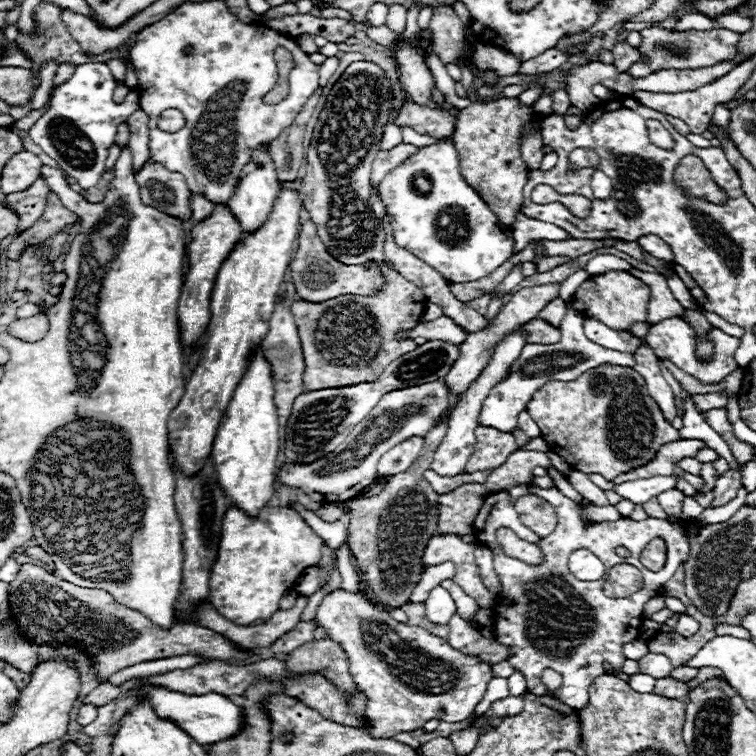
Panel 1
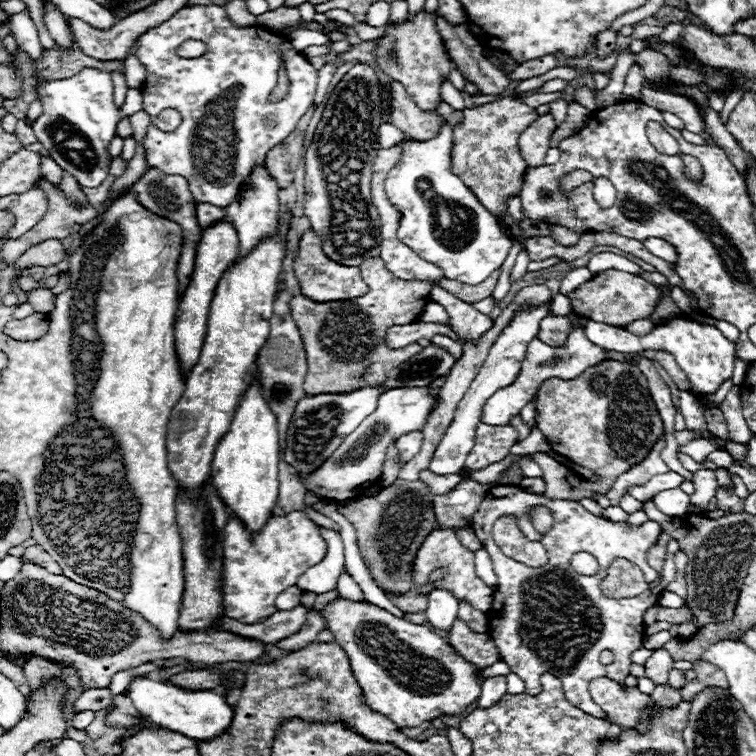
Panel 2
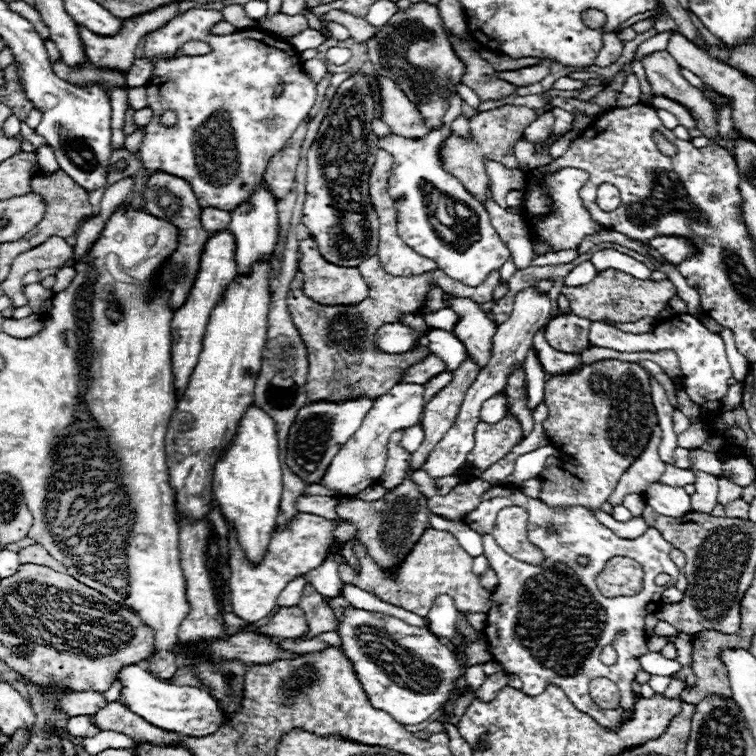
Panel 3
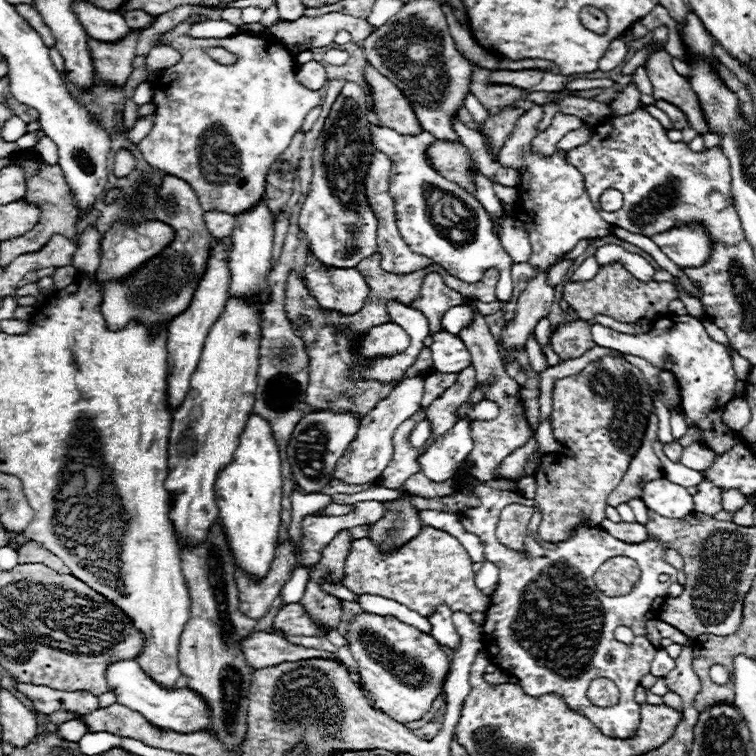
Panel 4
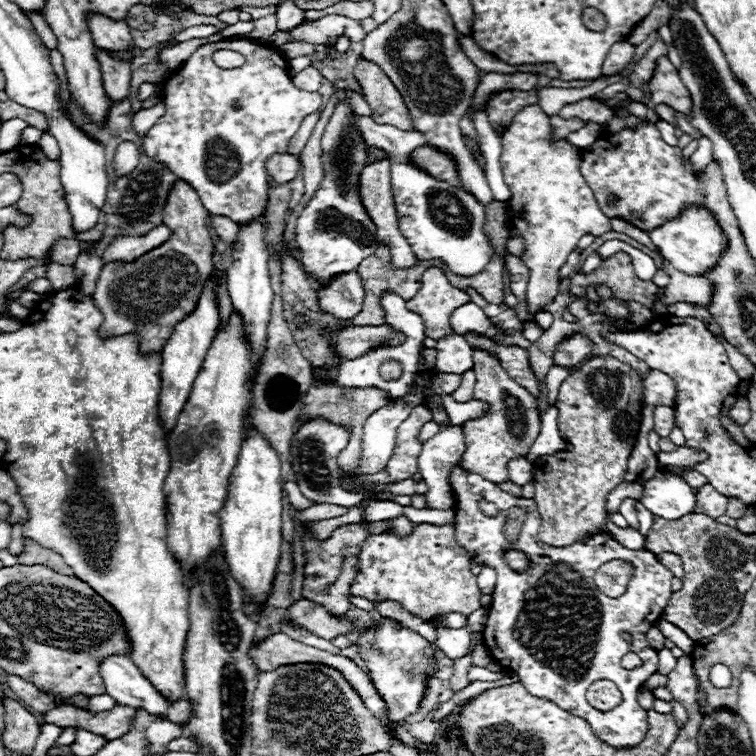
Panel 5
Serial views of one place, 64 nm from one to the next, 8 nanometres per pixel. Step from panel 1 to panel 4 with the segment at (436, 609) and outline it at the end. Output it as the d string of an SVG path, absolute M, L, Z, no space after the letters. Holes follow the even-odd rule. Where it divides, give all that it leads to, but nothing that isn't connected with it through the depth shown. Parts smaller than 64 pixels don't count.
M442 604L428 620L432 624L434 640L438 640L438 644L448 650L456 650L460 644L460 636L452 624L452 610L446 604Z

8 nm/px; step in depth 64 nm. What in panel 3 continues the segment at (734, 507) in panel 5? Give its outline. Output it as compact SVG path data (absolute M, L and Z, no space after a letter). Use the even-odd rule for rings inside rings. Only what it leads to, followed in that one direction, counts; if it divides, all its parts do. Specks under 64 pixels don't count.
M721 477L718 479L719 495L718 502L725 506L729 502L742 497L742 488L731 480Z

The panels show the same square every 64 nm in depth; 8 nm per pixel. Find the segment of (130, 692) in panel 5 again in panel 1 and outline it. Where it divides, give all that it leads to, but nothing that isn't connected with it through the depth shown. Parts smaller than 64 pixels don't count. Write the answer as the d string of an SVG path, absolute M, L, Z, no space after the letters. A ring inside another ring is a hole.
M152 684L148 686L148 690L142 690L138 694L142 694L144 698L150 700L150 704L158 716L178 724L188 736L192 736L202 746L226 740L242 728L242 708L232 704L224 694L208 692L208 694L196 696L196 694L182 694L182 692L174 692L174 690L168 690L162 686L152 686Z

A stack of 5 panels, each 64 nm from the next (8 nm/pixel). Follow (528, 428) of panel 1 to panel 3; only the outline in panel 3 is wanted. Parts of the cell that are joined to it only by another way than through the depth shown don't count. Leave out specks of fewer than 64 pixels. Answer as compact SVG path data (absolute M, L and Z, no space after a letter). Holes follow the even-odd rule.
M530 348L524 360L524 368L526 368L526 376L528 376L528 408L534 410L542 398L544 398L544 370L540 366L536 348Z

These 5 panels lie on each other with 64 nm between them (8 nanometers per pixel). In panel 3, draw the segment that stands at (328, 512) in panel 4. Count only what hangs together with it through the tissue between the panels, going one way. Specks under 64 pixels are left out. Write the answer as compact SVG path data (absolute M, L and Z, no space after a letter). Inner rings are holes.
M406 478L404 484L390 490L390 494L386 494L376 502L352 500L352 502L338 504L336 514L340 518L350 520L358 528L358 534L360 534L358 540L362 540L362 544L368 548L368 554L384 570L392 568L398 560L402 560L410 552L410 548L418 542L422 532L430 528L430 522L428 522L430 510L426 508L426 498L420 494L420 490L410 478Z

